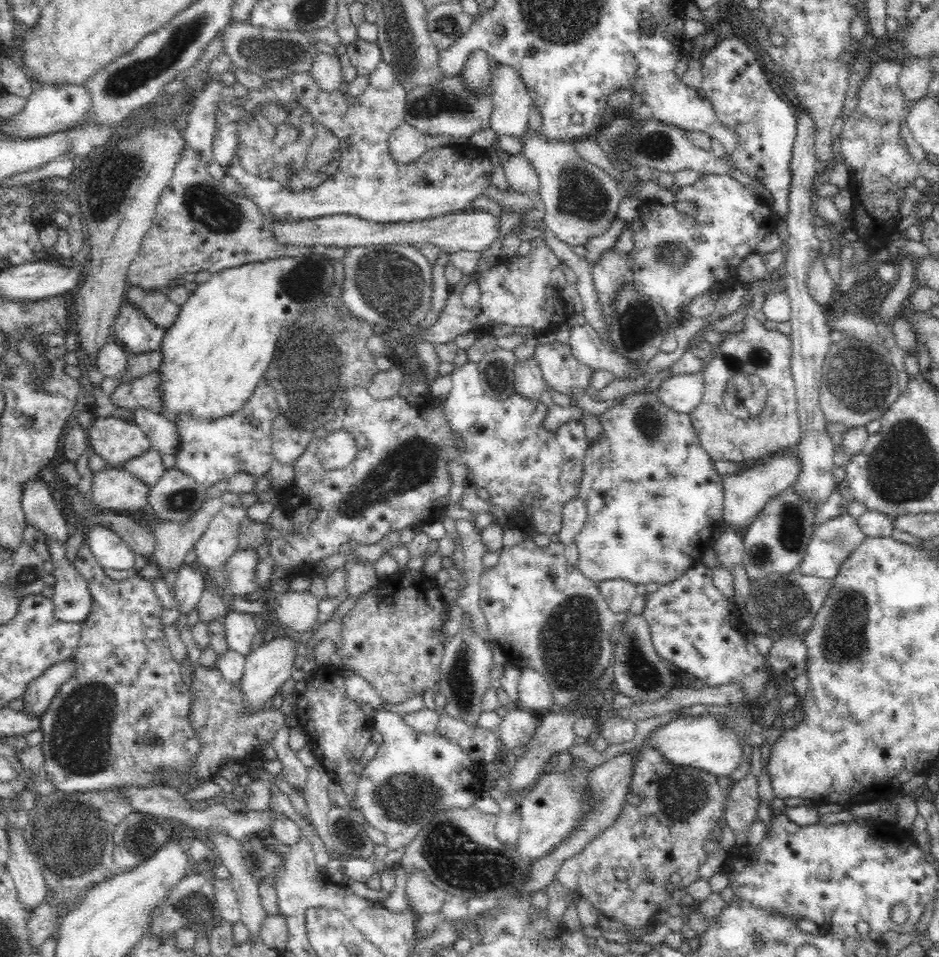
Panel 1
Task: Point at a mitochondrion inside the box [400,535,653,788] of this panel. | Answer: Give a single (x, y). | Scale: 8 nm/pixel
(570, 640)

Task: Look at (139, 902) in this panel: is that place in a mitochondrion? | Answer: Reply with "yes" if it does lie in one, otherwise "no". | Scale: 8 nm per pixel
no

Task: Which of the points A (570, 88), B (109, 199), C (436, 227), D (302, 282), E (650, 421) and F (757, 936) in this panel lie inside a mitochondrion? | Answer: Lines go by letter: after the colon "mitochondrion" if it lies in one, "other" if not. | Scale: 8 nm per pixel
A: other
B: mitochondrion
C: other
D: mitochondrion
E: mitochondrion
F: mitochondrion

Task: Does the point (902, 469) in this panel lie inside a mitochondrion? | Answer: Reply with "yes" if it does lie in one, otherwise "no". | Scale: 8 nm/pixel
yes

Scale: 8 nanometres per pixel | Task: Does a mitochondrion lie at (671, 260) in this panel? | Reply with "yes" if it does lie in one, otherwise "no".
yes

